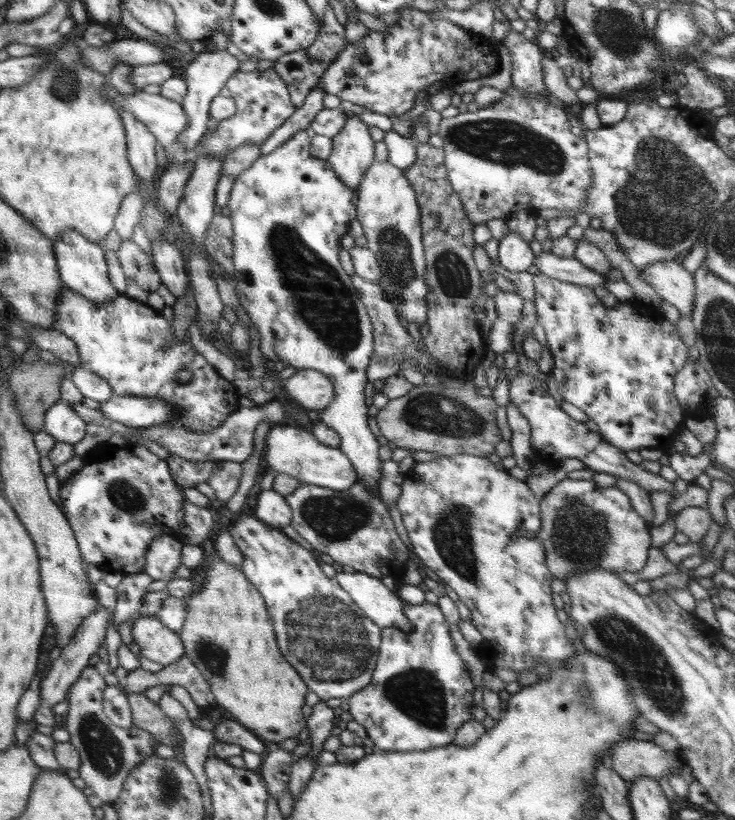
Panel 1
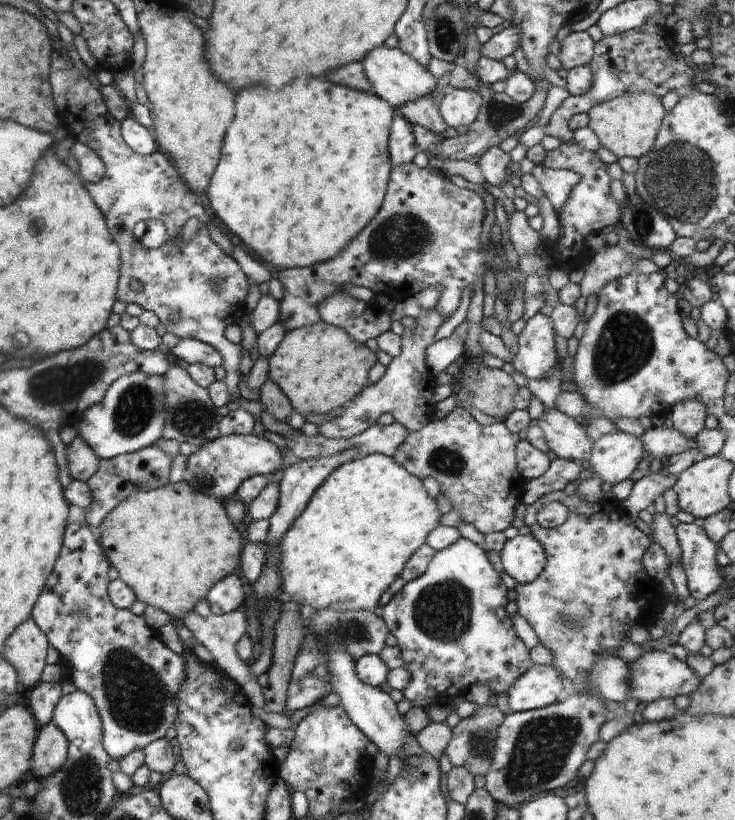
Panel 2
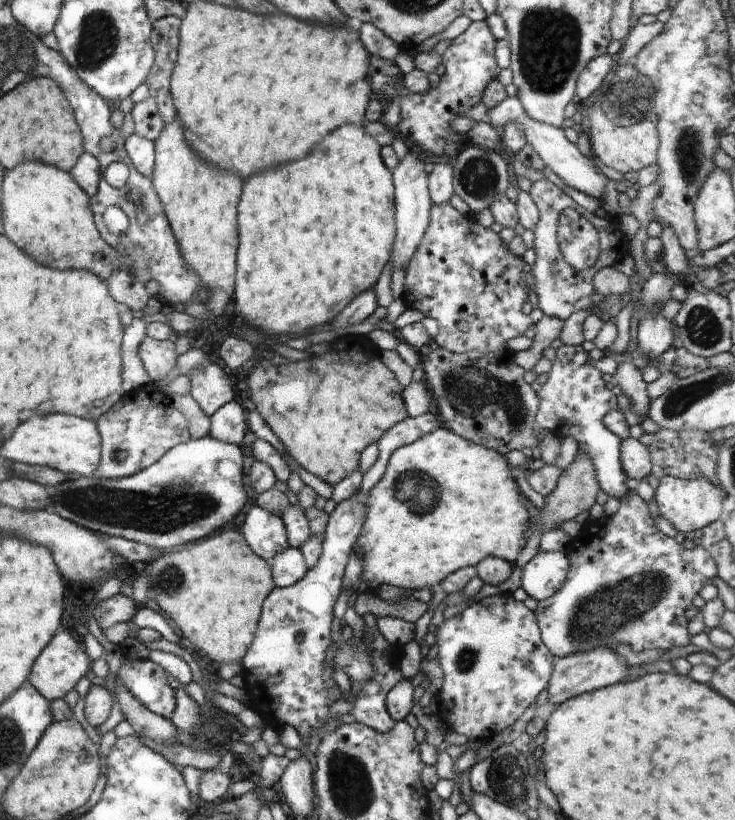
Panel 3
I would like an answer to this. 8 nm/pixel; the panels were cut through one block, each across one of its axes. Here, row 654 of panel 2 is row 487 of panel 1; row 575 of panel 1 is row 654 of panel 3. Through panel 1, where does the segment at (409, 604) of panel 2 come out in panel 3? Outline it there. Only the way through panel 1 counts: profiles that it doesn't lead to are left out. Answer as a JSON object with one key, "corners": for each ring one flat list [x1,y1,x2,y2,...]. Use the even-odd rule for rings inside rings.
{"corners":[[506,592,505,594,497,593,494,596,488,596,479,601,471,602,468,608,464,608,462,612,454,614,452,618,444,619,444,621,437,627,431,628,432,633,435,634,436,644,438,644,438,662,444,674,444,683,438,691,439,708,434,714,440,722,449,725,455,732,464,734,469,740,488,739,495,734,502,732,502,730,512,726,530,704,534,703,538,694,548,686,552,671,554,670,554,659,552,652,546,648,546,644,542,642,540,629,536,622,535,611,528,609,522,601,516,601,512,594]]}

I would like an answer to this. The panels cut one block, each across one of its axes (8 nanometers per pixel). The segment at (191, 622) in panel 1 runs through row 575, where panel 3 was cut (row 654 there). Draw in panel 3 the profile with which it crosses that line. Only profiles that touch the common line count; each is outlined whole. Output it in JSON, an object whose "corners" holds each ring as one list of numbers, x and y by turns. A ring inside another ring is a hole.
{"corners":[[221,530,200,542,183,546,182,550,168,552,146,568,149,588,154,592,160,613,188,638,198,650,219,664,241,664,248,646,258,628,262,604,274,590,271,566,248,546,241,532]]}

